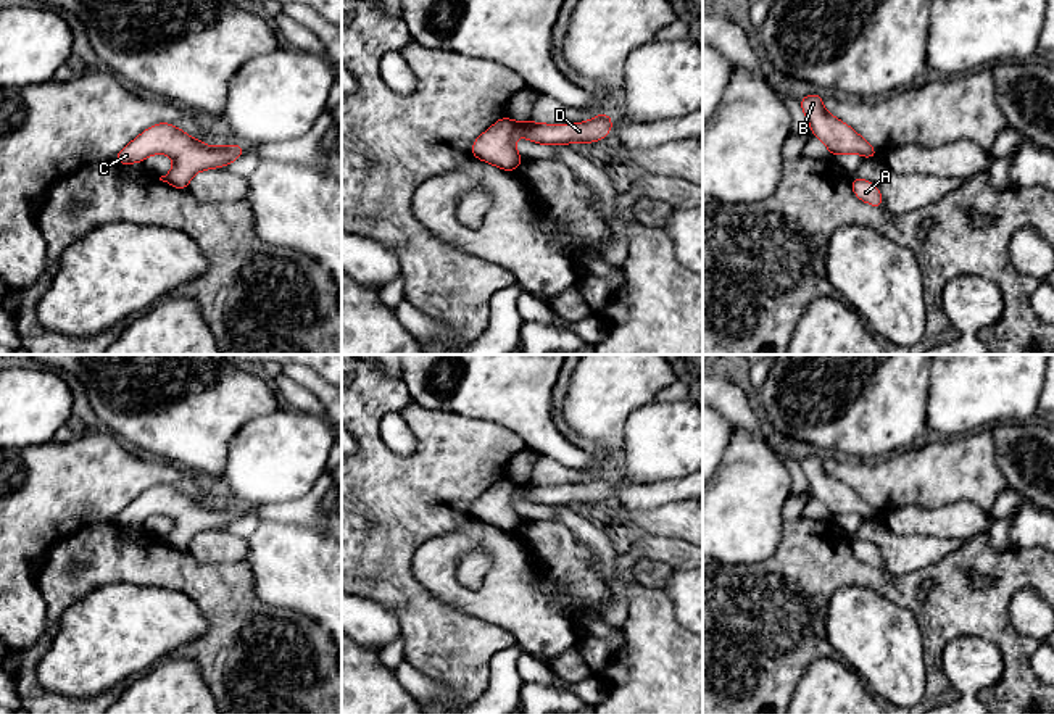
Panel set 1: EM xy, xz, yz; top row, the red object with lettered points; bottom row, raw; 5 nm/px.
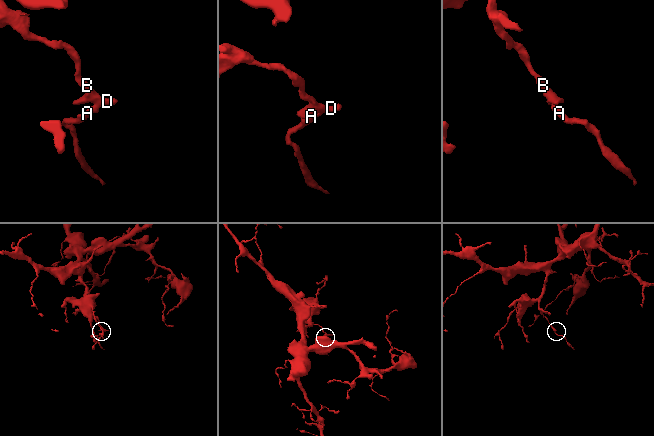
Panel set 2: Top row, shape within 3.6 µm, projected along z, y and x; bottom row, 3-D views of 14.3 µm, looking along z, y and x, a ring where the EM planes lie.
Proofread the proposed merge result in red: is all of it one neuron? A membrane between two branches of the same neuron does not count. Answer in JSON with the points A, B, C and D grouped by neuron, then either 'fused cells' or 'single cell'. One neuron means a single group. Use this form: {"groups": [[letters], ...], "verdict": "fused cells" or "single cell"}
{"groups": [["A", "B", "C", "D"]], "verdict": "single cell"}

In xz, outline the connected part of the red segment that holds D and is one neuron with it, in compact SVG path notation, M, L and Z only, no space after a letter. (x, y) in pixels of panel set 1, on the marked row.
M611 113L596 114L591 121L577 124L538 124L532 119L516 122L500 118L471 147L474 158L514 172L522 158L514 147L514 137L522 135L542 145L569 145L571 142L598 142L612 131Z

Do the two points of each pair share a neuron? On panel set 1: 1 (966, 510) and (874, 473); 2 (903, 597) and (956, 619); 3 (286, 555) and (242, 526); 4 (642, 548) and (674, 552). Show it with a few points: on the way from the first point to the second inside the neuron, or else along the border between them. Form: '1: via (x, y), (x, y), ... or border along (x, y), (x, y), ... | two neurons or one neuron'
1: border along (911, 503), (943, 506), (972, 500), (987, 513) | two neurons
2: via (916, 605), (925, 611), (943, 614) | one neuron
3: border along (261, 519), (247, 539) | two neurons
4: via (650, 548), (666, 550) | one neuron

